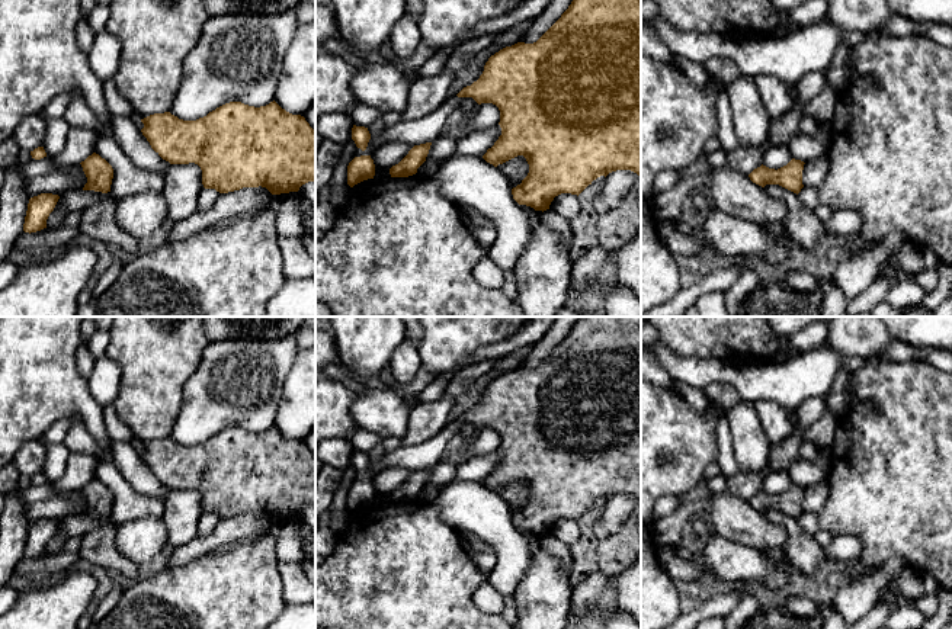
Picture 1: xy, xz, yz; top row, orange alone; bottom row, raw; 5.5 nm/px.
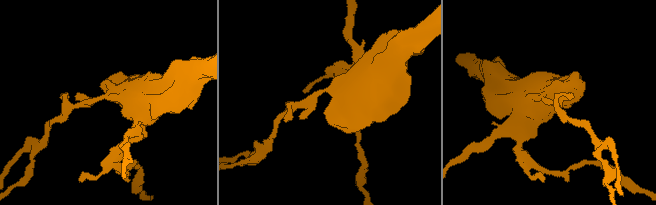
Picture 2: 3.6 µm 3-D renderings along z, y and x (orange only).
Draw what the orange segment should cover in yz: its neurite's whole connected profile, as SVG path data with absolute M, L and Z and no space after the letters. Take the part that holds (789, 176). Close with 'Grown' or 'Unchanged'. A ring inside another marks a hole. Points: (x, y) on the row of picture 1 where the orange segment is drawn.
M792 158L786 166L775 170L766 166L754 169L749 177L753 183L765 187L766 184L779 184L794 193L799 193L802 184L804 161Z. Unchanged

